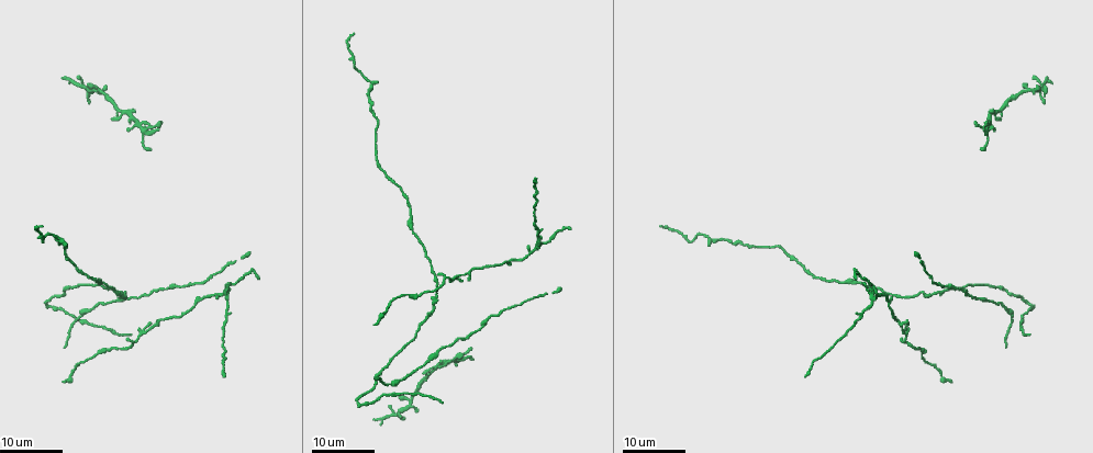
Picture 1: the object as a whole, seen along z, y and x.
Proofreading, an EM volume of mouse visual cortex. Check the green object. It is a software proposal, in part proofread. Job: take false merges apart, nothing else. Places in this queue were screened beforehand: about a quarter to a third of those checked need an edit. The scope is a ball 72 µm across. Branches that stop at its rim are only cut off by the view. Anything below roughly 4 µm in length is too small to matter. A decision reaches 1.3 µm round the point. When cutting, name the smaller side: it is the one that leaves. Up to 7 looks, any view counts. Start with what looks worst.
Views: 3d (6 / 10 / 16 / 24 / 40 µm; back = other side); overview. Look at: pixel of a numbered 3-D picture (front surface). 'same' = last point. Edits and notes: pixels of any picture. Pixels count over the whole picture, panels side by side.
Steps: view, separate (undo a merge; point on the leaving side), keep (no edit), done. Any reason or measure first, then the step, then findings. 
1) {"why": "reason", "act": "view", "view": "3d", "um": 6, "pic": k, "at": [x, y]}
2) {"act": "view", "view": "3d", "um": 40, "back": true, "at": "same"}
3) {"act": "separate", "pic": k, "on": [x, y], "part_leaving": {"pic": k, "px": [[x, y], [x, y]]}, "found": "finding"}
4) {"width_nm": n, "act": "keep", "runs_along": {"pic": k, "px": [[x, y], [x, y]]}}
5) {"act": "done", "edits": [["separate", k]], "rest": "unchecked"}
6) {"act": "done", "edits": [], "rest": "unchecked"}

{"why": "four arms meet", "act": "view", "view": "3d", "um": 16, "pic": 1, "at": [140, 334]}

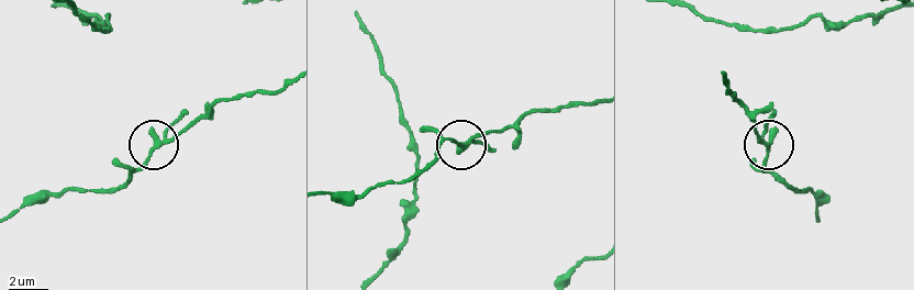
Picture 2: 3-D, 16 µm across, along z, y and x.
{"why": "closer look", "act": "view", "view": "3d", "um": 10, "pic": 2, "at": [467, 142]}

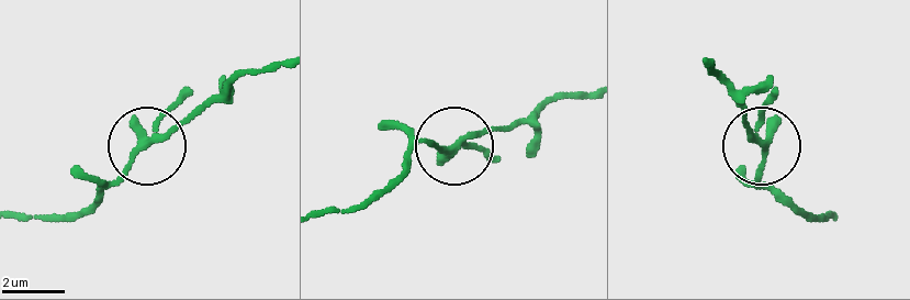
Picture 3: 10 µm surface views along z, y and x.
{"width_nm": 200, "act": "keep", "found": "all the same neuron"}

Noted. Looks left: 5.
{"why": "four-way junction", "act": "view", "view": "3d", "um": 16, "pic": 1, "at": [141, 129]}

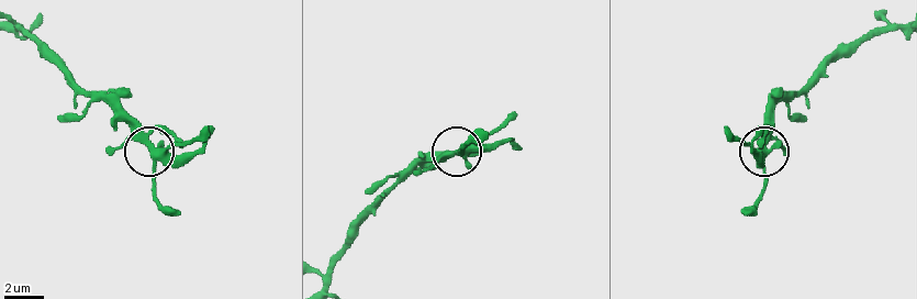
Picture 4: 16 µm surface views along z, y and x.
{"why": "zoom in", "act": "view", "view": "3d", "um": 6, "pic": 4, "at": [153, 156]}

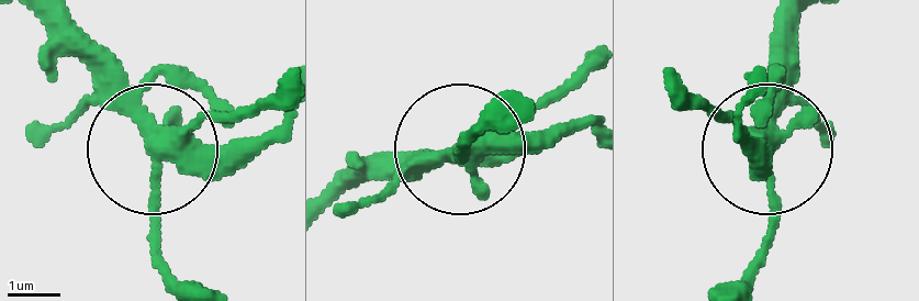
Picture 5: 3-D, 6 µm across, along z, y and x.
{"act": "keep", "found": "continuous, no second neuron"}

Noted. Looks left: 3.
{"why": "three arms meet", "act": "view", "view": "3d", "um": 24, "pic": 1, "at": [436, 294]}

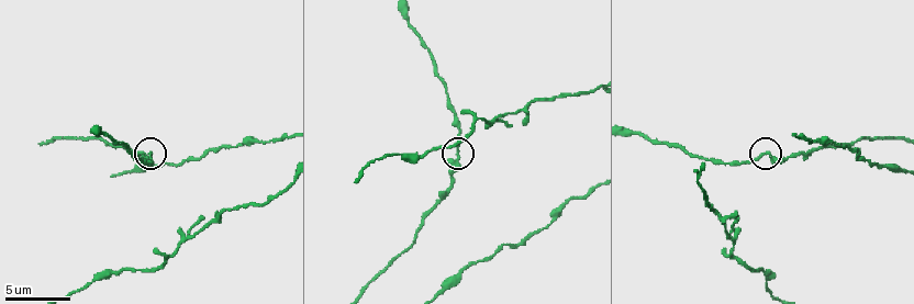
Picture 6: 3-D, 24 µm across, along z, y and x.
{"act": "view", "view": "3d", "um": 6, "pic": 6, "at": [767, 155]}

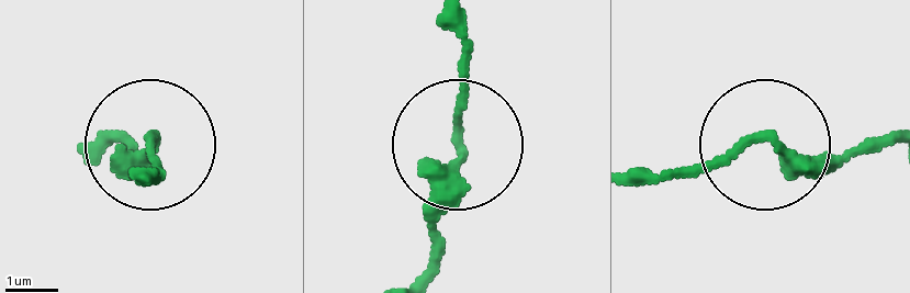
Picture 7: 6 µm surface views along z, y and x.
{"arms": 3, "act": "keep", "runs_along": {"pic": 7, "px": [[415, 275], [454, 144], [467, 31]]}, "found": "all the same neuron"}

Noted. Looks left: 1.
{"act": "done", "edits": [], "rest": "unchecked"}

